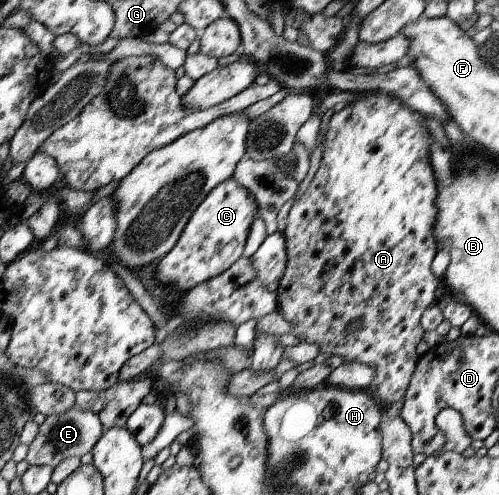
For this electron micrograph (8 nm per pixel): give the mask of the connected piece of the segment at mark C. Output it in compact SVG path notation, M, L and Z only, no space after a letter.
M233 177L221 182L219 186L215 186L195 209L195 212L191 215L191 220L187 221L187 226L183 229L177 244L159 262L154 273L154 280L157 281L157 278L159 278L163 288L176 287L175 289L185 292L210 278L215 278L215 276L233 266L233 263L237 262L243 254L247 236L249 236L249 227L259 213L259 204L257 204L256 198L251 196L251 193Z

